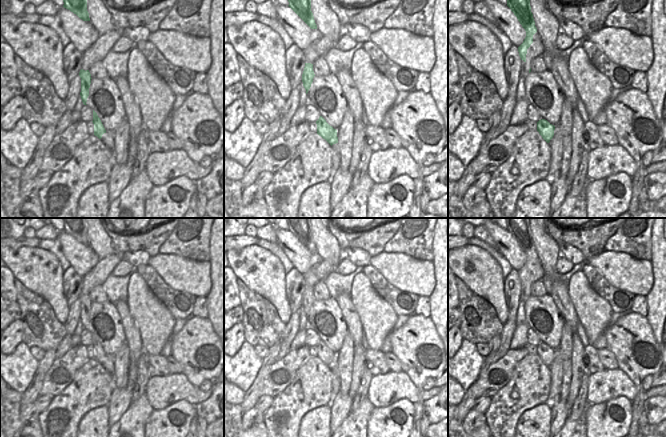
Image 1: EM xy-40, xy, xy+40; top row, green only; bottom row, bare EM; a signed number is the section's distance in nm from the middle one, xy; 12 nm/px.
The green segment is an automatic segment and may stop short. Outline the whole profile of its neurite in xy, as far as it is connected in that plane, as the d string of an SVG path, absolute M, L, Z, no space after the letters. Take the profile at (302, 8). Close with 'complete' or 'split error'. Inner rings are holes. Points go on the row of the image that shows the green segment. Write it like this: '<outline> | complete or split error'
M288 0L289 7L311 28L317 29L313 13L311 11L311 0Z | complete

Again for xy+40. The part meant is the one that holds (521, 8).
M507 0L507 6L511 9L518 21L526 31L523 43L518 47L521 60L526 62L527 49L533 43L533 35L537 32L530 0Z | complete

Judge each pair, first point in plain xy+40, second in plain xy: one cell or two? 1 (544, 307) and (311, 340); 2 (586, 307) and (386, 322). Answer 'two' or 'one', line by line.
1: two
2: one

